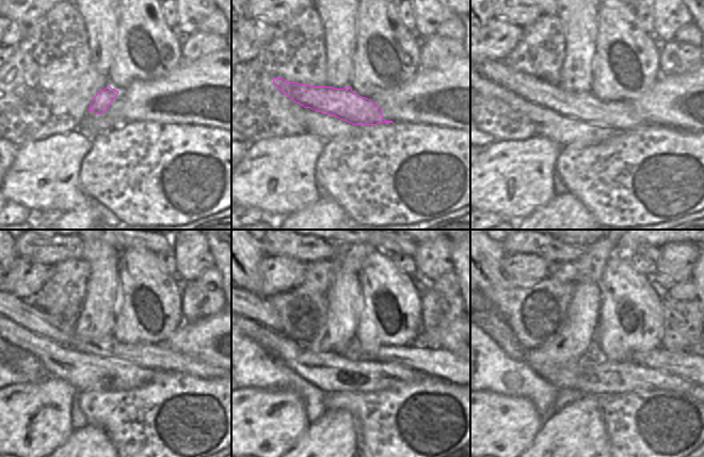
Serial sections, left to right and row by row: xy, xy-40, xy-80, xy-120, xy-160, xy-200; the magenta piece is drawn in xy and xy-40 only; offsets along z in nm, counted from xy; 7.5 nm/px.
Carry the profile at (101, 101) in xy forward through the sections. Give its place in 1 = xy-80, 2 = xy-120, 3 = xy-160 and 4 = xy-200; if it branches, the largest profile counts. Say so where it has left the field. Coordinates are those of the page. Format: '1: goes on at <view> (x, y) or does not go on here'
1: goes on at xy-80 (586, 107)
2: goes on at xy-120 (161, 357)
3: goes on at xy-160 (438, 363)
4: goes on at xy-200 (686, 364)

